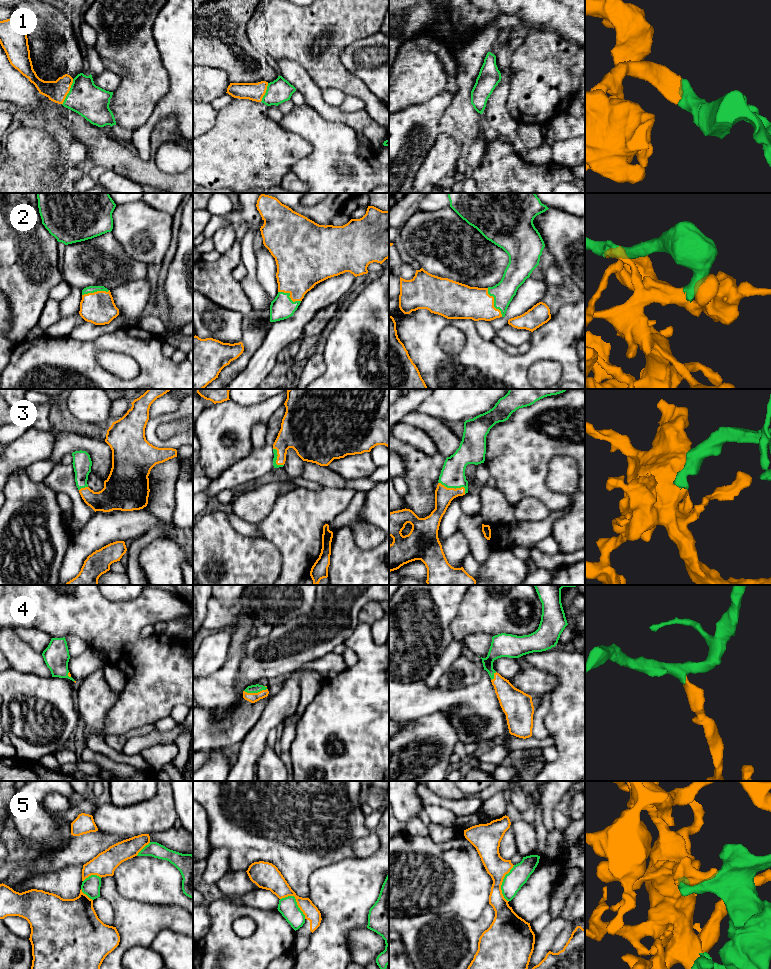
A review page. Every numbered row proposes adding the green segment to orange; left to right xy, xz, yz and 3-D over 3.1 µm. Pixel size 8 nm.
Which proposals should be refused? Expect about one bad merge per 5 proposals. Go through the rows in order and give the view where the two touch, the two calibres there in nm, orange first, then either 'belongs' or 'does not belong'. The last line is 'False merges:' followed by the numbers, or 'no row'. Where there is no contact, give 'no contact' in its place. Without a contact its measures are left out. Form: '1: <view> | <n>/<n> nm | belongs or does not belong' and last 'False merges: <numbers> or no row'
1: xy | 170/280 nm | belongs
2: yz | 280/170 nm | belongs
3: yz | 140/190 nm | belongs
4: xz | 80/70 nm | belongs
5: yz | 170/160 nm | does not belong
False merges: 5

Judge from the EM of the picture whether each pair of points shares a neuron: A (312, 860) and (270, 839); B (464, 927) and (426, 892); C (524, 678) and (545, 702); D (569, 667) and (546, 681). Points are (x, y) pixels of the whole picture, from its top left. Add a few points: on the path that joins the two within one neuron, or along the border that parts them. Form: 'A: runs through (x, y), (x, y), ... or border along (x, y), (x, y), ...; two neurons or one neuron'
A: runs through (302, 850), (291, 839), (280, 839); one neuron
B: border along (425, 913), (454, 913), (464, 918), (472, 919); two neurons
C: border along (552, 691), (545, 692), (537, 698); two neurons
D: border along (533, 666), (557, 679), (553, 691); two neurons

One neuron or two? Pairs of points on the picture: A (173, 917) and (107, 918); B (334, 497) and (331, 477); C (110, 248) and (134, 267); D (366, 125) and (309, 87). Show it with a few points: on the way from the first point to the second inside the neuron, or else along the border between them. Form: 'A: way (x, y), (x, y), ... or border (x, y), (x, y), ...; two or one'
A: border (103, 897), (113, 910), (116, 926); two
B: border (322, 485), (344, 488); two
C: way (116, 254), (128, 266); one
D: way (350, 119), (328, 112), (319, 103); one

